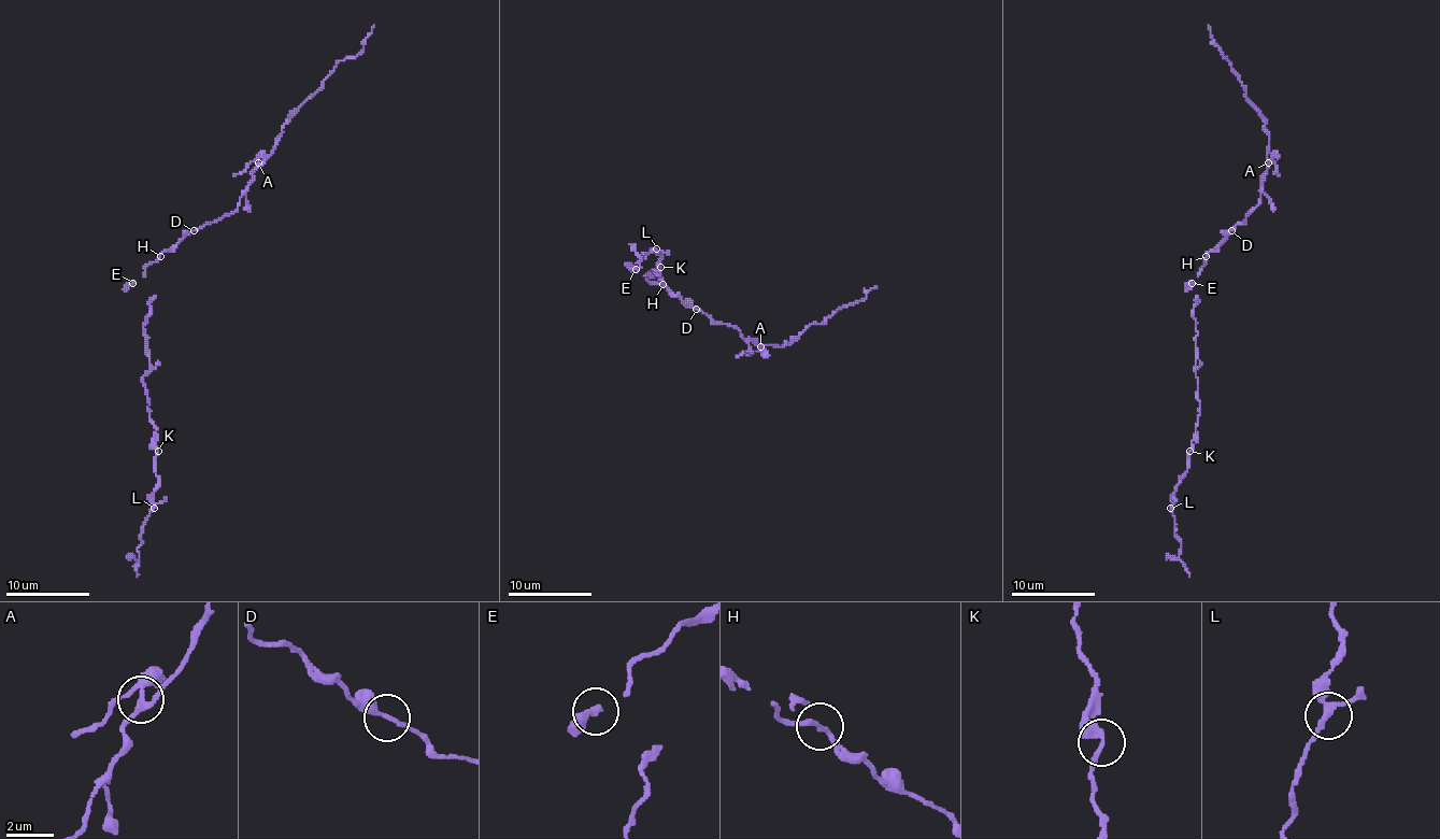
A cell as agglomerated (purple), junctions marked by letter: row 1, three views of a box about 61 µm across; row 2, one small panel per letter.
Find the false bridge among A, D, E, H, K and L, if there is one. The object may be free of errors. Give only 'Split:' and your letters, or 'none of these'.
Split: A

